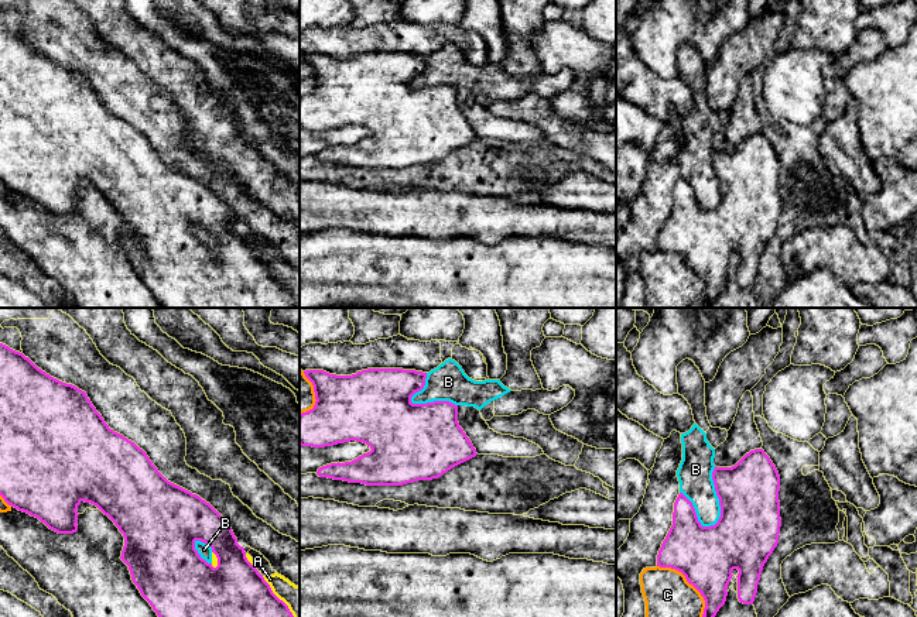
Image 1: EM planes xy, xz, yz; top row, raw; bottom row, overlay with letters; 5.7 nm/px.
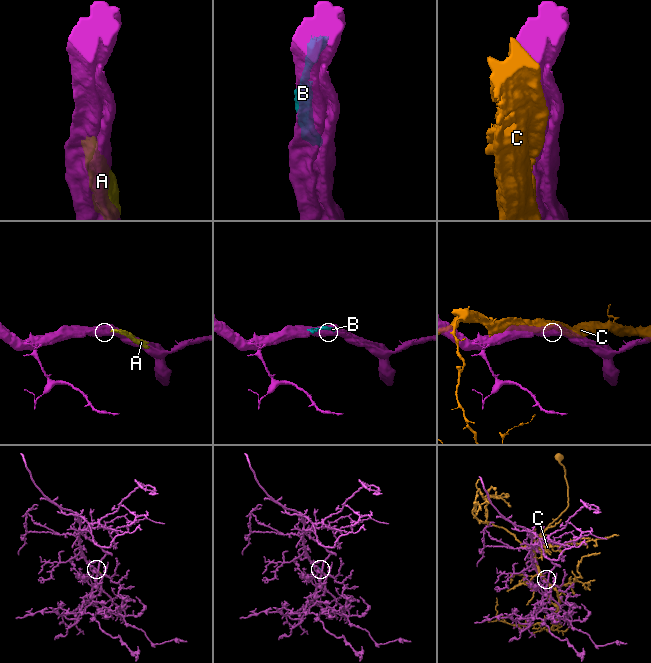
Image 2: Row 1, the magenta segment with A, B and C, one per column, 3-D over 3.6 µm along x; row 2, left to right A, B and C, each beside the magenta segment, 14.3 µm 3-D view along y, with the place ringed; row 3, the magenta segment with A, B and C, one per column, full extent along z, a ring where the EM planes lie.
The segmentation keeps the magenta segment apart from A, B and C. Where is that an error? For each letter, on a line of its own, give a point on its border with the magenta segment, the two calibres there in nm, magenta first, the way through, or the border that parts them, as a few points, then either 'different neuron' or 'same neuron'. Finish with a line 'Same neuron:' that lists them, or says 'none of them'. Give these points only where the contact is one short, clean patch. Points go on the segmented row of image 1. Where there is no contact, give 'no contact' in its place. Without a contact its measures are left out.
A: contact xy (276, 596); calibres 320 and 150 nm; different neuron
B: contact yz (719, 501); calibres 360 and 190 nm; different neuron
C: contact yz (690, 583); calibres 340 and 260 nm; different neuron
Same neuron: none of them

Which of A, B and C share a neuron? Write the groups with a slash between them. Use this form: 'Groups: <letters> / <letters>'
Groups: A B / C

